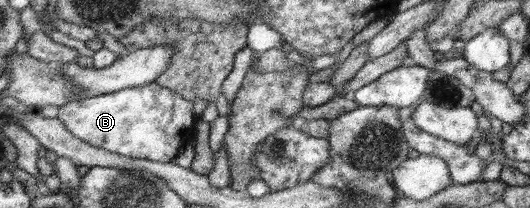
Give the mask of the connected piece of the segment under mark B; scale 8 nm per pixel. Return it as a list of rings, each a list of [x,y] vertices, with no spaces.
[[[156,82],[111,94],[75,99],[59,108],[58,120],[73,136],[113,154],[153,162],[172,162],[179,148],[196,137],[189,99]]]

